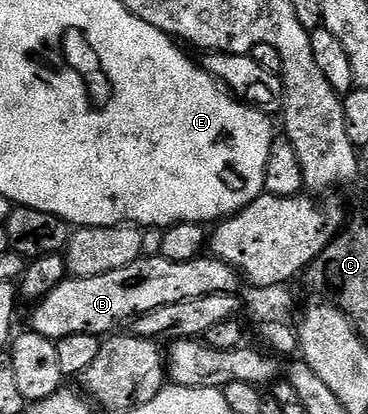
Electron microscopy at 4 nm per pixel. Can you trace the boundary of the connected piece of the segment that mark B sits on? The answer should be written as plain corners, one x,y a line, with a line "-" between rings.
144,256
125,268
117,268
117,272
105,272
105,276
89,276
88,278
68,276
64,278
57,284
57,288
53,288
53,292
46,294
40,302
34,303
32,310
35,311
31,314
30,329
34,333
52,340
81,336
82,334
107,336
118,331
122,327
119,326
122,322
130,323
143,314
153,312
153,308
165,308
165,304
181,304
185,300
214,294
238,295
240,293
239,282
241,283
239,271
214,256
198,256
185,263
177,263
160,256
154,256
154,258

